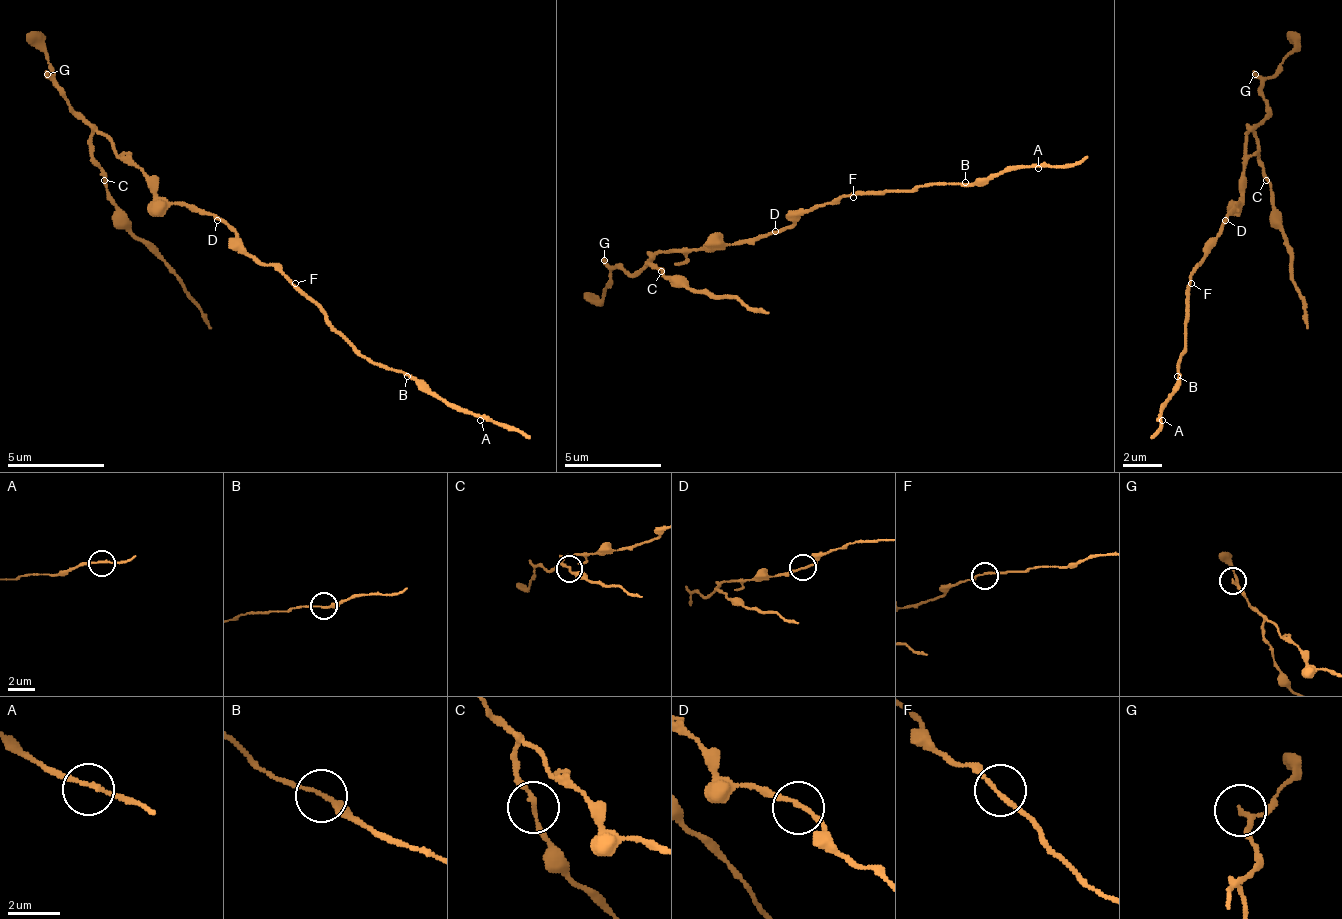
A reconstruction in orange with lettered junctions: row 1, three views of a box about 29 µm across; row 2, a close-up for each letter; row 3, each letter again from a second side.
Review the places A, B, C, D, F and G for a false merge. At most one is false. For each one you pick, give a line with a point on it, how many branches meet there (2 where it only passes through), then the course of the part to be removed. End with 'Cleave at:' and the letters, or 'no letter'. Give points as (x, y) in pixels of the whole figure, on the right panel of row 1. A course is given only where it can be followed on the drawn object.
C: place (1266, 180); branches 2; course (1264, 181), (1269, 220), (1284, 235), (1289, 273), (1308, 327)
Cleave at: C

